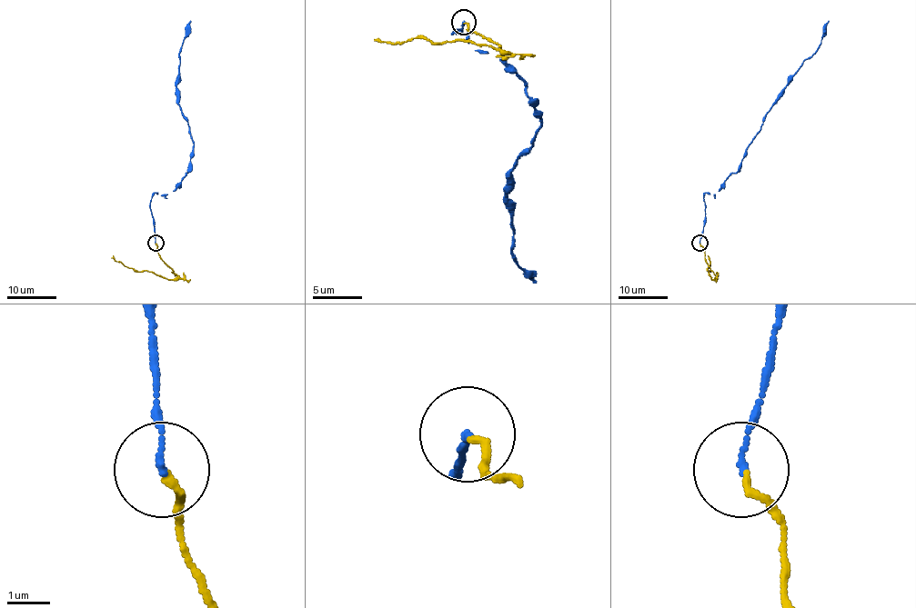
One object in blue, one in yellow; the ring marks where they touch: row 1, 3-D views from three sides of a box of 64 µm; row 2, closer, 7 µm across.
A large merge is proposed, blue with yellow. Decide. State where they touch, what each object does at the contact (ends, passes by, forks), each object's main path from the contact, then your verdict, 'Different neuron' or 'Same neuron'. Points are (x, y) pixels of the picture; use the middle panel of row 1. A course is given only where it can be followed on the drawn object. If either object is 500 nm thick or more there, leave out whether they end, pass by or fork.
Place: (464, 22). At the ring blue ends. At the ring yellow ends. Course of blue: (463, 23), (453, 32), (518, 74), (540, 116), (530, 149), (510, 169), (508, 198), (513, 258), (535, 283). Course of yellow: (463, 23), (468, 32), (490, 37), (508, 52), (460, 40), (453, 42), (418, 37), (388, 42), (378, 37). Different neuron

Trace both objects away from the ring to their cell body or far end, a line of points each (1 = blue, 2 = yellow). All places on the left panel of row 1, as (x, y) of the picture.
1: (155, 243), (151, 196), (173, 191), (189, 169), (193, 147), (176, 84), (190, 21)
2: (155, 244), (160, 257), (176, 275), (175, 278), (167, 279), (150, 271), (133, 270), (118, 263), (113, 254)

